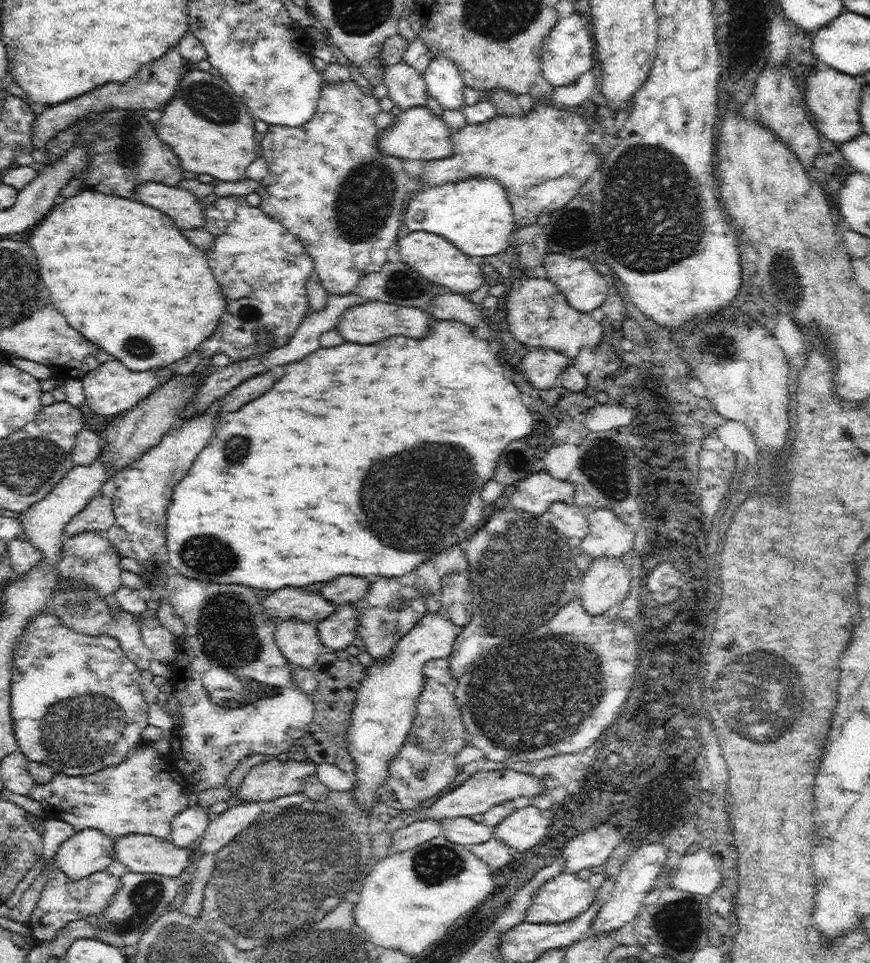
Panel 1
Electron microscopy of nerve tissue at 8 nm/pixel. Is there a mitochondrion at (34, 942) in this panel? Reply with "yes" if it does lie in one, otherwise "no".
no

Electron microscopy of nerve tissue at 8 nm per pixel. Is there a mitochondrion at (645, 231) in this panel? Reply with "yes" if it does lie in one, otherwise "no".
yes

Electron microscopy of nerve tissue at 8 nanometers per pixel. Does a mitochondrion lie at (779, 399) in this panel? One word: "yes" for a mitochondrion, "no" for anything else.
no

